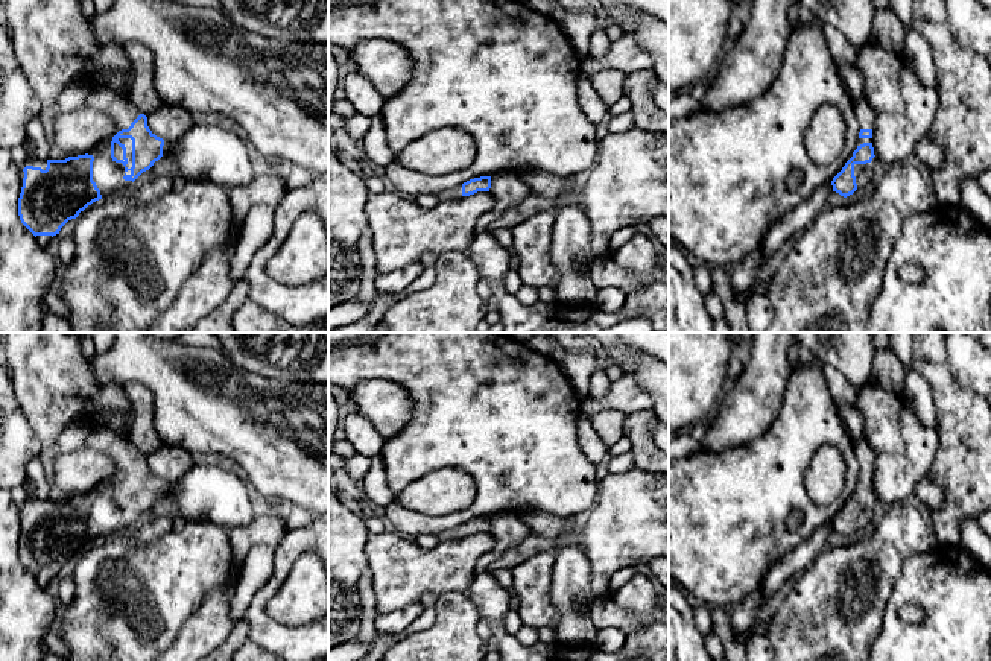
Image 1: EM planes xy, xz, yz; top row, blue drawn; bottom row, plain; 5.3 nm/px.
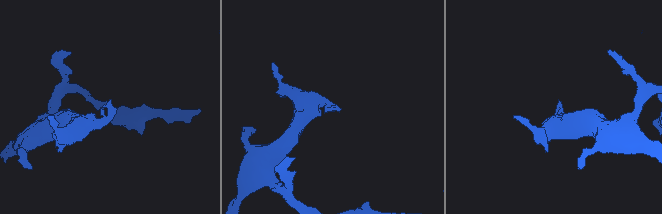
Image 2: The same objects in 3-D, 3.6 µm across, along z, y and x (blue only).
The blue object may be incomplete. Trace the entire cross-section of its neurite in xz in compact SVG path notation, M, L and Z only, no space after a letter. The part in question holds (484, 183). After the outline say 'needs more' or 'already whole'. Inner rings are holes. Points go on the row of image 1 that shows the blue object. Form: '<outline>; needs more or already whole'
M480 176L480 178L470 179L470 181L464 182L462 185L444 190L439 195L415 196L415 202L423 210L432 210L442 201L459 199L462 196L470 196L477 191L489 191L489 188L491 188L491 176Z; needs more

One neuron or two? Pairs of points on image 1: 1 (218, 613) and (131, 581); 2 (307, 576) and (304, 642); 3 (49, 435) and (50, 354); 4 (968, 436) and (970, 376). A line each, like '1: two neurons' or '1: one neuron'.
1: two neurons
2: two neurons
3: one neuron
4: two neurons

